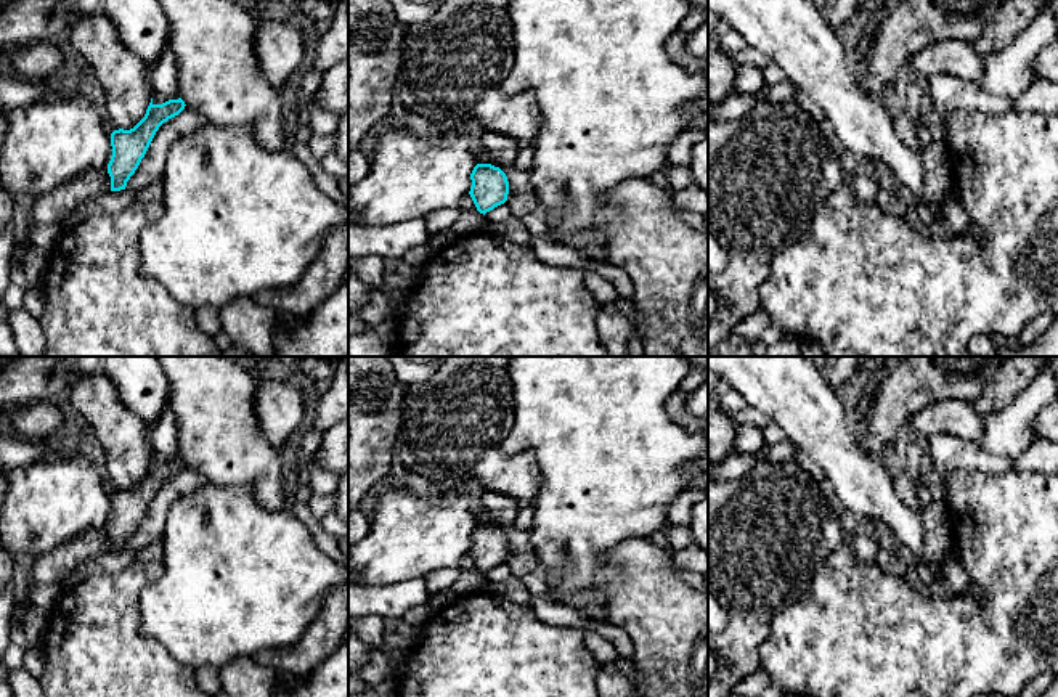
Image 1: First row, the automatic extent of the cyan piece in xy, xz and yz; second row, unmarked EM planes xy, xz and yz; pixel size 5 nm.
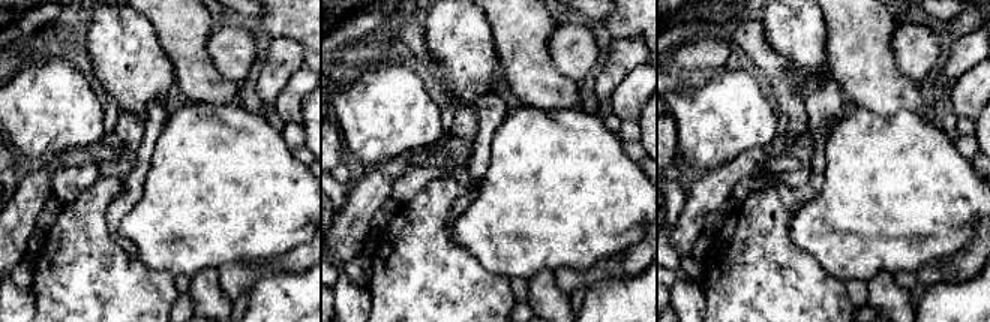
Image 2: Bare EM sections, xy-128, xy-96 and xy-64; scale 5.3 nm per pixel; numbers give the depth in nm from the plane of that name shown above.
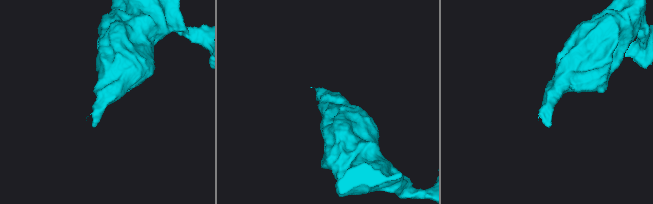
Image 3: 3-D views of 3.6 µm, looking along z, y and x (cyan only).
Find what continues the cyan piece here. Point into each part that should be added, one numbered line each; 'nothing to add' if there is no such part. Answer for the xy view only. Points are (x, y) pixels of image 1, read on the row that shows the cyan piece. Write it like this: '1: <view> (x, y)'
1: xy (52, 207)

